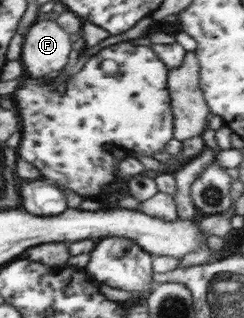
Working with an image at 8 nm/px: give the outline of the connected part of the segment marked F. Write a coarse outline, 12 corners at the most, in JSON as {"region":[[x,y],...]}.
{"region":[[41,16],[25,35],[26,76],[62,72],[74,50],[54,16]]}

